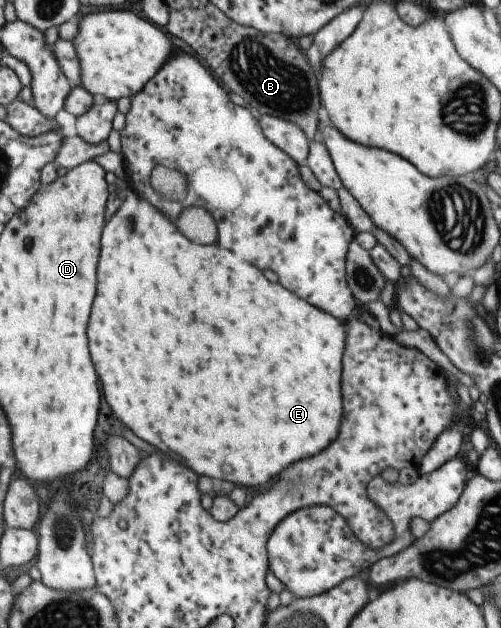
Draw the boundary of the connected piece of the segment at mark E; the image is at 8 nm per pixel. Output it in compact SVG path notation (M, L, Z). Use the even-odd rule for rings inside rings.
M128 188L121 203L114 217L102 229L96 269L98 285L86 325L90 359L100 381L104 401L108 403L114 417L142 441L170 457L180 457L184 465L198 473L198 476L224 479L242 487L264 485L286 465L316 455L326 445L330 445L330 441L336 439L340 419L340 357L344 349L344 323L336 321L333 315L326 315L318 308L310 307L306 300L298 299L280 285L266 281L256 267L238 259L234 253L218 245L190 243L162 213L150 207L144 198L140 199L132 189Z

